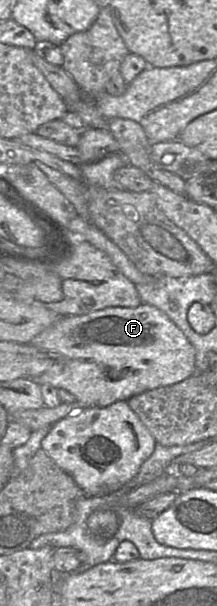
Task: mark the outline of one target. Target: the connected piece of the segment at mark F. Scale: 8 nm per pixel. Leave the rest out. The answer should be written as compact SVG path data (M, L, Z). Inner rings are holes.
M141 303L139 306L132 308L113 306L84 315L60 317L50 327L35 336L30 344L39 350L45 350L49 354L55 354L62 357L62 360L59 360L49 371L31 379L35 380L39 385L50 384L57 389L63 388L67 390L74 395L76 402L83 404L85 407L105 407L116 401L127 401L129 398L139 393L158 387L169 386L196 374L195 349L189 339L163 311L145 303Z

